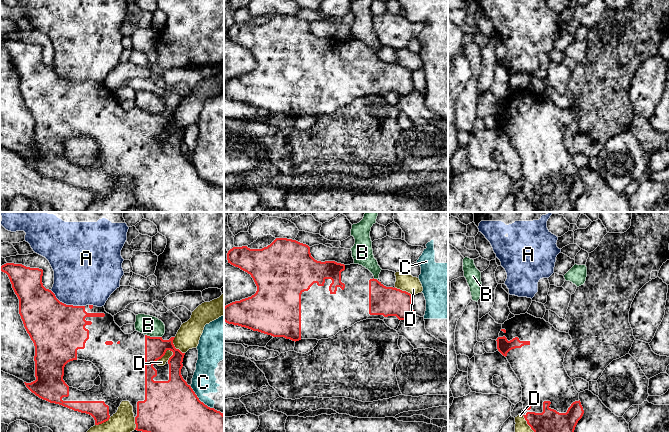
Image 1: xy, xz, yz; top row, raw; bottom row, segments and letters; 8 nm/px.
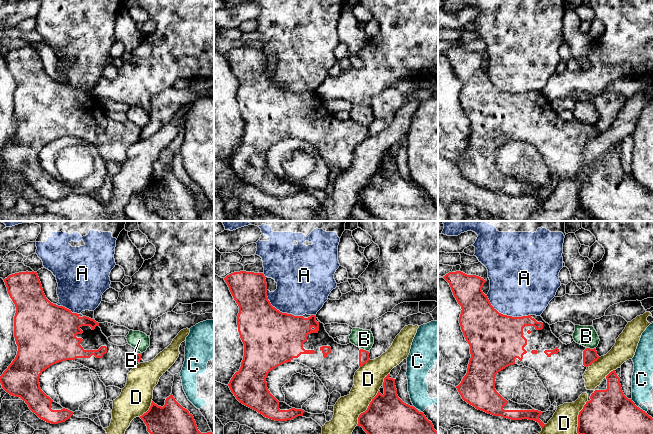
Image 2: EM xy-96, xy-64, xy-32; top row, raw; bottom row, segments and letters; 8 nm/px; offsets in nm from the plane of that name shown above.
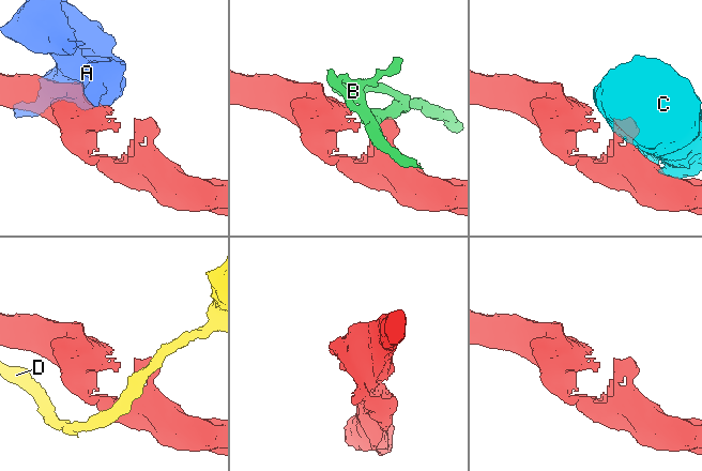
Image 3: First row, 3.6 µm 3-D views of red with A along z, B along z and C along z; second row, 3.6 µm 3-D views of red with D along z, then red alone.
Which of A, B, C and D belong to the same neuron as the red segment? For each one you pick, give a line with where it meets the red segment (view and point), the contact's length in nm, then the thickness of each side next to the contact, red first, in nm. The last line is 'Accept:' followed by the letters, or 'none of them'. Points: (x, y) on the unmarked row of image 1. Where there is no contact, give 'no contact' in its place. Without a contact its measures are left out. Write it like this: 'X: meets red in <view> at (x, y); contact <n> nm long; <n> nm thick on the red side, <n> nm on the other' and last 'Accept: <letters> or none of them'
Accept: none of them

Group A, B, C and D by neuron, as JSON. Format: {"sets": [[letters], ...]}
{"sets": [["A"], ["B"], ["C"], ["D"]]}

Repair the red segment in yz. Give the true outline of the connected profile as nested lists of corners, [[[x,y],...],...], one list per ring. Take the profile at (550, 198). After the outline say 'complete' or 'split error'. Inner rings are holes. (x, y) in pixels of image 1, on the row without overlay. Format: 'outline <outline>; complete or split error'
outline [[[525,89],[515,91],[505,97],[496,117],[498,127],[507,134],[520,156],[522,191],[534,209],[537,212],[572,212],[584,186],[579,176],[579,169],[575,166],[572,155],[568,152],[563,141],[565,130],[572,121],[572,114],[569,109],[560,108],[544,95]]]; split error

